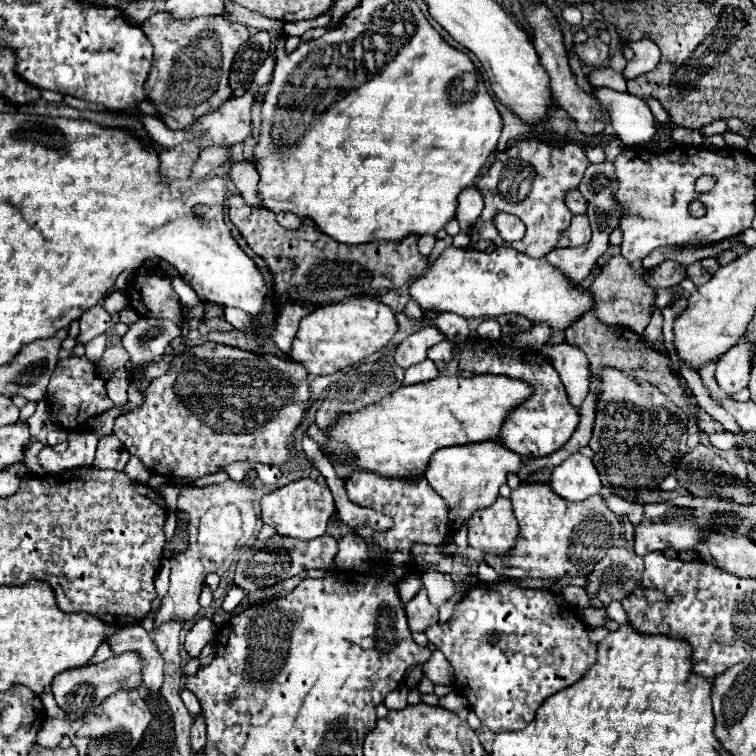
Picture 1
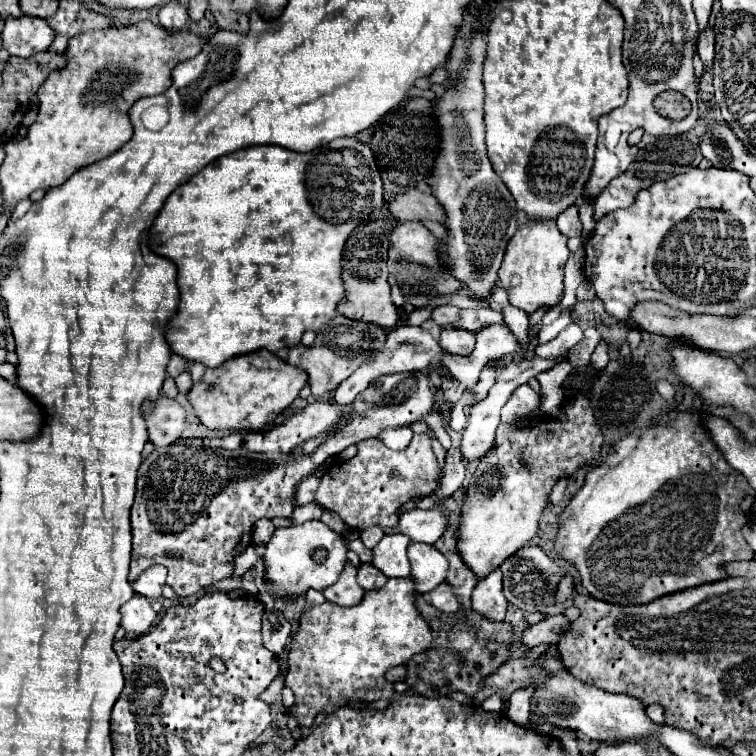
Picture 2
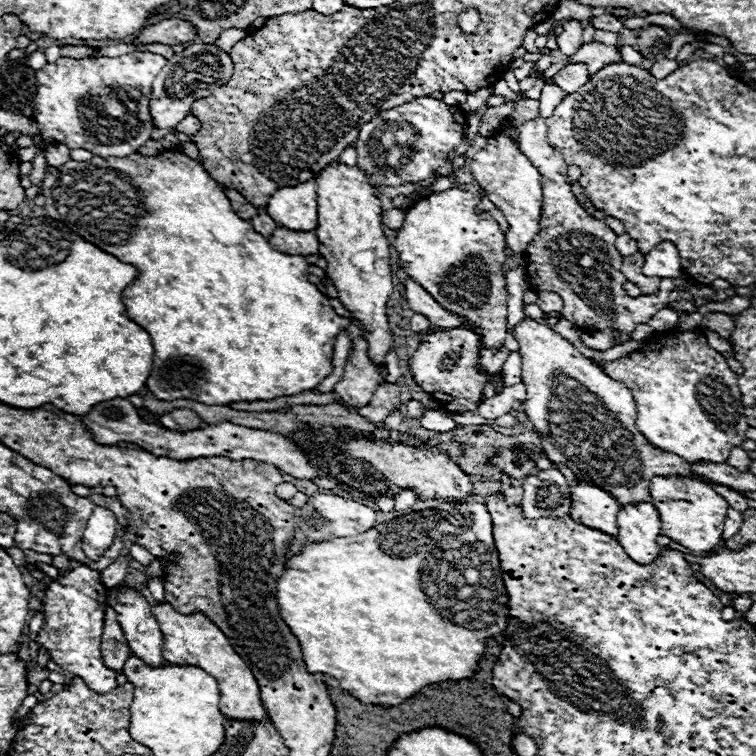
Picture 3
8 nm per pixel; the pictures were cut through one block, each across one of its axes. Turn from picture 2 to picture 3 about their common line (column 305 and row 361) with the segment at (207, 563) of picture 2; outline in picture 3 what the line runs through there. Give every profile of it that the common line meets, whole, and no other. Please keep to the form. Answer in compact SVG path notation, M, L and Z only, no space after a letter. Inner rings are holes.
M452 328L452 330L440 330L426 334L414 352L414 356L408 360L408 366L414 374L414 380L418 386L432 394L434 400L448 404L450 408L464 408L468 406L468 412L478 414L478 406L486 400L482 396L486 376L476 368L480 358L480 334L468 328Z

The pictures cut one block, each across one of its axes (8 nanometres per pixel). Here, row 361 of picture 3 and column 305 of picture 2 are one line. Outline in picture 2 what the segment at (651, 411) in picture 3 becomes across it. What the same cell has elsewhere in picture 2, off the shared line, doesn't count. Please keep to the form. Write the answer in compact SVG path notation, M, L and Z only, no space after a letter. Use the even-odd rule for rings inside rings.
M412 576L408 578L388 578L386 584L378 590L370 590L364 594L362 602L356 606L338 606L332 602L324 602L320 606L310 608L300 616L300 632L292 644L286 686L294 692L296 698L296 716L300 726L312 726L318 712L332 712L340 706L346 706L348 700L364 700L374 702L380 698L390 698L394 694L392 686L384 680L384 674L410 660L414 654L426 652L432 646L432 628L422 618L416 608L416 584Z

